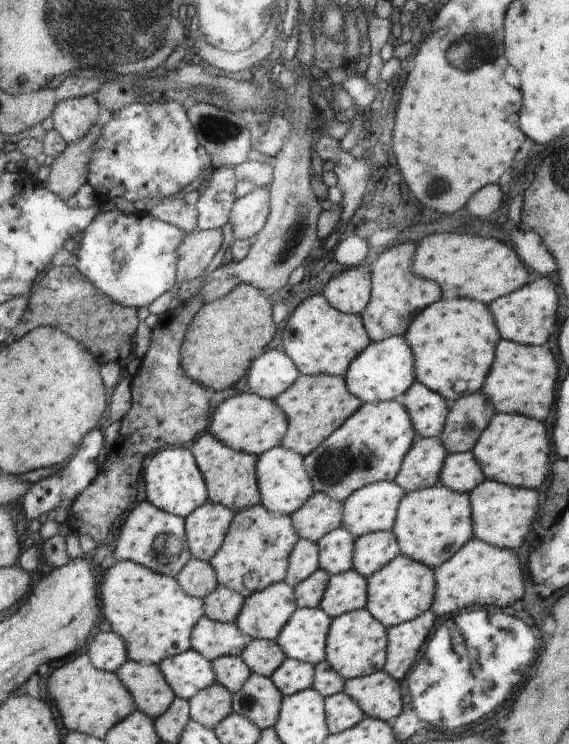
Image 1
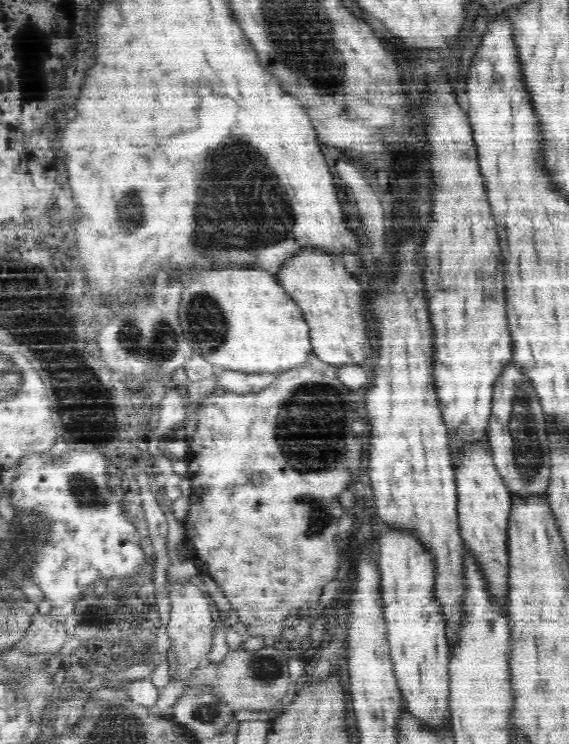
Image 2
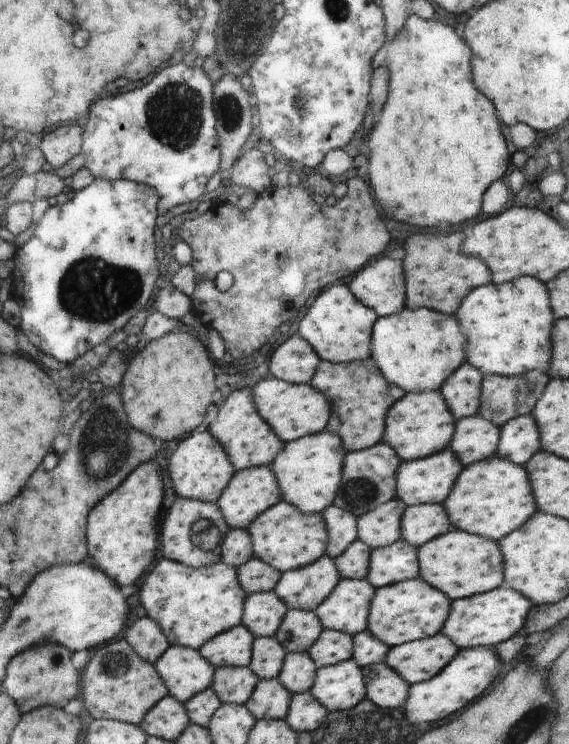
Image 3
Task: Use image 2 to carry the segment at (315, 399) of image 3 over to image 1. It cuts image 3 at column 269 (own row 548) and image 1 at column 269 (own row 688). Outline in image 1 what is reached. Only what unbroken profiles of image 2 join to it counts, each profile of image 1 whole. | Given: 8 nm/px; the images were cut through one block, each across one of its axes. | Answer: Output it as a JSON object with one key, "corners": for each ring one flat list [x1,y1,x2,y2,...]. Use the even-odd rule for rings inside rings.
{"corners":[[241,392,226,399,214,413,214,420,210,432,222,439,232,450,260,456,267,450,282,444,287,434,287,415,273,399,265,399,252,392]]}

